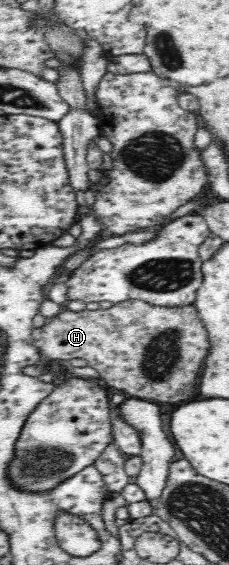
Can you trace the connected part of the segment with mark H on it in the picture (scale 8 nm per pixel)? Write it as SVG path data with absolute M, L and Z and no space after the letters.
M128 300L108 309L73 312L61 309L31 333L32 344L48 359L69 360L93 367L106 383L128 397L160 403L178 403L198 391L198 379L210 353L210 339L194 305L158 307L142 300Z

